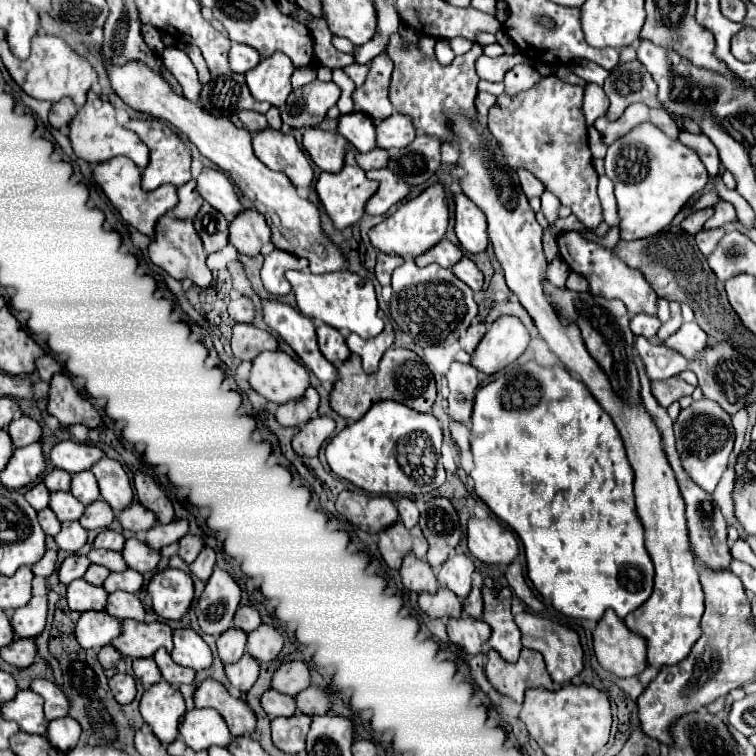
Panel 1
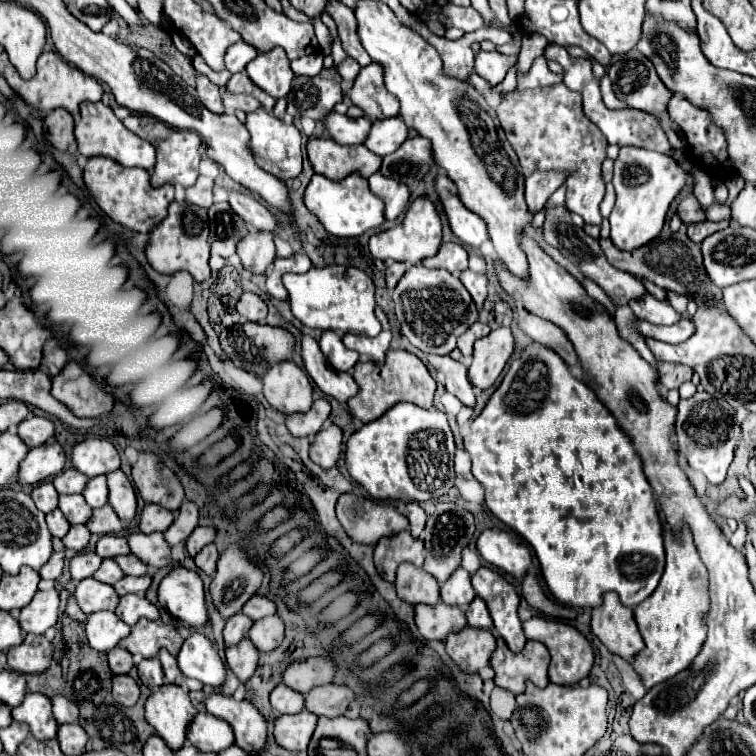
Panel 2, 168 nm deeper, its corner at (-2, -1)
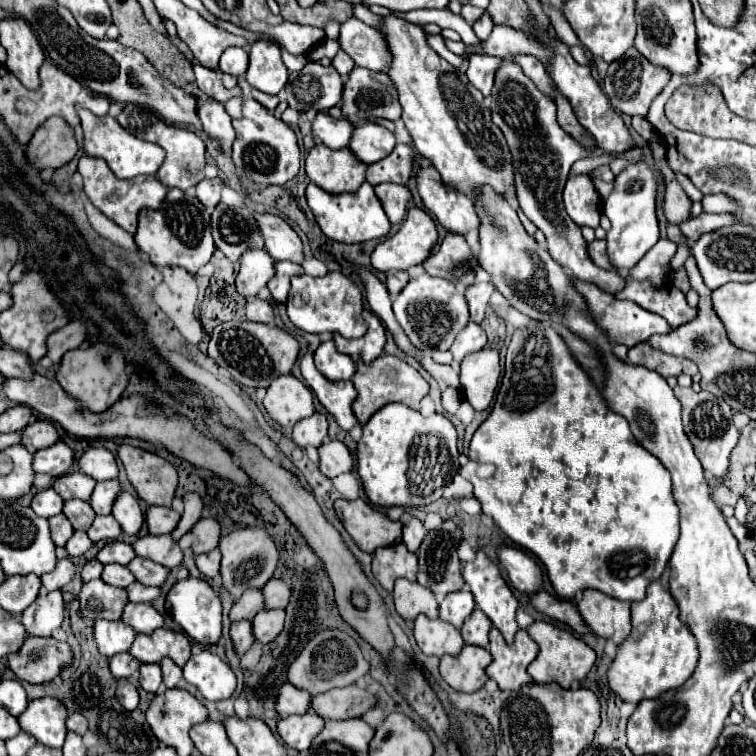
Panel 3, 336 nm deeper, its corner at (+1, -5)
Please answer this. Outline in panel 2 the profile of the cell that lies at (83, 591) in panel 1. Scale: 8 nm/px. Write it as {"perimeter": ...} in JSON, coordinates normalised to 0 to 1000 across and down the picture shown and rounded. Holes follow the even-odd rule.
{"perimeter":[[[111,765],[108,770],[103,770],[98,791],[108,804],[108,810],[114,812],[122,812],[130,807],[151,807],[156,799],[156,786],[151,783],[151,778],[124,765]]]}

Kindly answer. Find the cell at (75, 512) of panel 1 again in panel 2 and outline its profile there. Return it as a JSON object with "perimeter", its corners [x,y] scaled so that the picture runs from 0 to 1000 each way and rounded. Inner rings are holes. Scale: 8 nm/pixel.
{"perimeter":[[[95,653],[95,656],[79,656],[77,659],[77,672],[87,683],[93,693],[114,693],[119,688],[122,672],[114,667],[108,653]]]}

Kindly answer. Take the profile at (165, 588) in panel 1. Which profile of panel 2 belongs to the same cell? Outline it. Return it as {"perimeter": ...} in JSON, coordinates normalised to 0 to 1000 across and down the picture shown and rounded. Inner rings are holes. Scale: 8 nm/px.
{"perimeter":[[[230,751],[217,762],[209,778],[209,796],[249,828],[267,828],[275,817],[267,767],[246,751]]]}

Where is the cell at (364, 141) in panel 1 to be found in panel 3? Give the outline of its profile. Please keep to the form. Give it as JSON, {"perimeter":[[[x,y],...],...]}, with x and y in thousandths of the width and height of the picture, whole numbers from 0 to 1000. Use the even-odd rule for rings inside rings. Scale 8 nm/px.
{"perimeter":[[[422,148],[411,164],[411,177],[419,188],[430,190],[438,198],[456,196],[467,177],[467,164],[456,156],[446,159],[433,148]]]}

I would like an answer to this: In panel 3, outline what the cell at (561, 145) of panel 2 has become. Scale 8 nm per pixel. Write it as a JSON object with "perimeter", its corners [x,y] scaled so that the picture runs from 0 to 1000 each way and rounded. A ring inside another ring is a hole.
{"perimeter":[[[776,230],[753,233],[753,241],[747,243],[747,251],[745,251],[745,265],[747,265],[750,283],[763,299],[779,299],[779,302],[792,299],[798,265]]]}

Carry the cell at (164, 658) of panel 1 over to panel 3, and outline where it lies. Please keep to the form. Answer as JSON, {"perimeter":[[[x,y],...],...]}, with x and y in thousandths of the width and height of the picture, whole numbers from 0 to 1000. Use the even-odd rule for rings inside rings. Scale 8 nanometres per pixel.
{"perimeter":[[[216,870],[213,876],[213,886],[216,886],[216,905],[221,910],[239,910],[239,913],[247,913],[253,918],[258,918],[258,907],[250,905],[245,897],[242,897],[242,886],[226,873],[226,870]]]}

